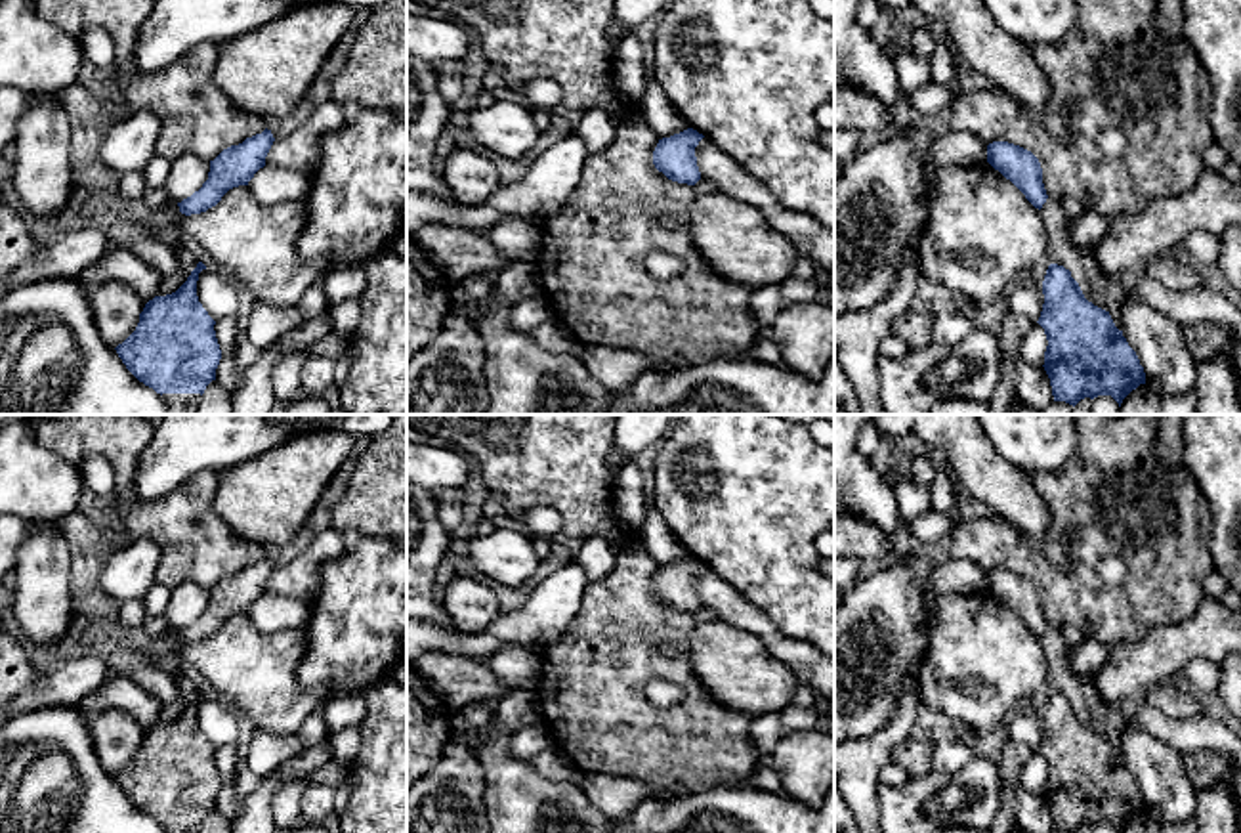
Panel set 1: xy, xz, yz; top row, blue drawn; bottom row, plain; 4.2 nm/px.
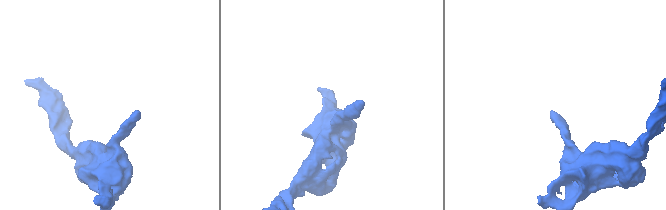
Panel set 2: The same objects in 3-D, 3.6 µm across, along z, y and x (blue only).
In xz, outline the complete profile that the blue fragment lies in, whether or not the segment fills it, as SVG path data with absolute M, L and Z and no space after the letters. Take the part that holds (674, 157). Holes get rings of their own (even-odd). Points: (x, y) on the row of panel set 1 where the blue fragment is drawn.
M687 128L670 138L659 139L653 151L653 164L668 180L695 185L701 180L695 147L705 136Z

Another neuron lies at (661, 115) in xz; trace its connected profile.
M649 73L645 76L640 109L645 117L645 122L655 130L655 134L661 139L670 138L689 128L687 120L670 103L663 86Z

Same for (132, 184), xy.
M136 170L136 172L126 172L120 176L120 195L126 201L137 201L141 199L143 191L145 191L145 174L143 170Z

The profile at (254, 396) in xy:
M326 313L288 331L273 346L260 350L258 359L242 373L239 392L231 397L233 415L271 415L275 394L271 374L279 361L328 336L332 325Z

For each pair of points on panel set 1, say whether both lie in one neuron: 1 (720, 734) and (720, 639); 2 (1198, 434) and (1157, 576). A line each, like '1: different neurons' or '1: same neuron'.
1: different neurons
2: different neurons

